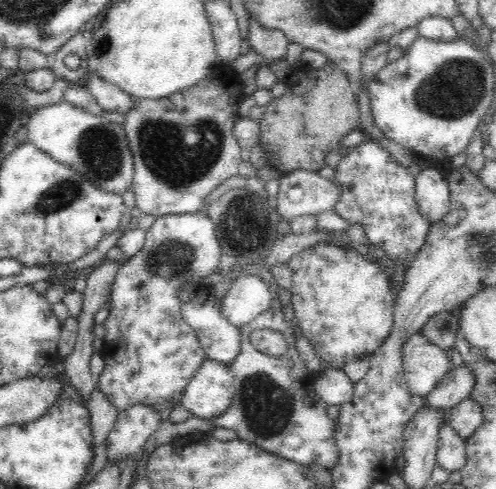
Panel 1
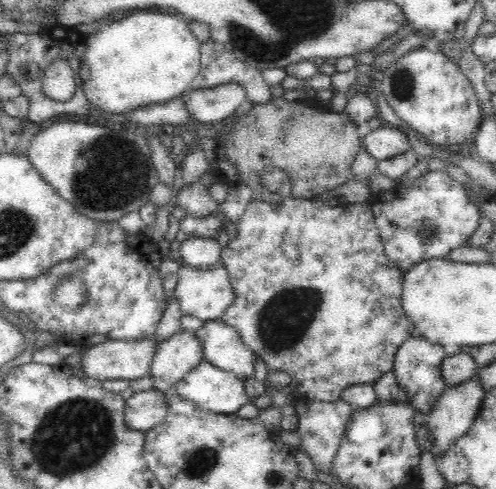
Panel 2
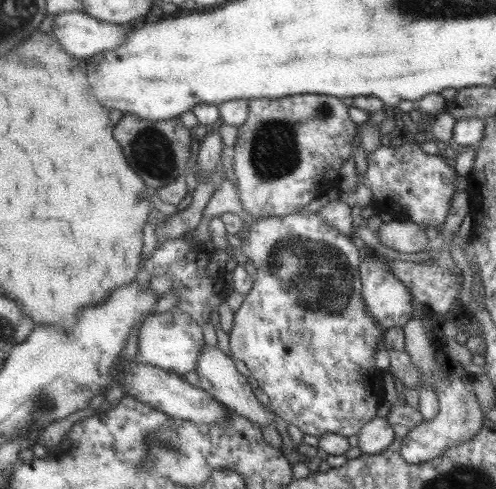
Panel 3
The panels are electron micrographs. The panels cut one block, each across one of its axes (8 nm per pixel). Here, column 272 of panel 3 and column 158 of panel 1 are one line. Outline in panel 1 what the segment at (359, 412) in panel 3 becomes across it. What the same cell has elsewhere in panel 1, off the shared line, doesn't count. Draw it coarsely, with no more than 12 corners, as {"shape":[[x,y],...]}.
{"shape":[[206,212],[155,218],[119,266],[99,391],[178,404],[206,359],[178,290],[219,271]]}

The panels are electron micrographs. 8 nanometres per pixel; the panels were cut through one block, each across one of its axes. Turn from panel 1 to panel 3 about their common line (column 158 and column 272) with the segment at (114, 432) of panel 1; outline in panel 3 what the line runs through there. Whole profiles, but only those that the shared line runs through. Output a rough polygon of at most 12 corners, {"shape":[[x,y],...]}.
{"shape":[[206,345],[199,384],[230,410],[261,427],[274,413],[254,396],[235,360]]}

